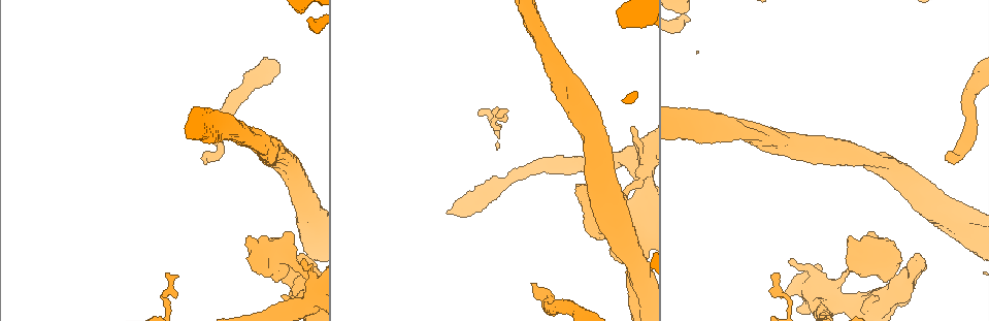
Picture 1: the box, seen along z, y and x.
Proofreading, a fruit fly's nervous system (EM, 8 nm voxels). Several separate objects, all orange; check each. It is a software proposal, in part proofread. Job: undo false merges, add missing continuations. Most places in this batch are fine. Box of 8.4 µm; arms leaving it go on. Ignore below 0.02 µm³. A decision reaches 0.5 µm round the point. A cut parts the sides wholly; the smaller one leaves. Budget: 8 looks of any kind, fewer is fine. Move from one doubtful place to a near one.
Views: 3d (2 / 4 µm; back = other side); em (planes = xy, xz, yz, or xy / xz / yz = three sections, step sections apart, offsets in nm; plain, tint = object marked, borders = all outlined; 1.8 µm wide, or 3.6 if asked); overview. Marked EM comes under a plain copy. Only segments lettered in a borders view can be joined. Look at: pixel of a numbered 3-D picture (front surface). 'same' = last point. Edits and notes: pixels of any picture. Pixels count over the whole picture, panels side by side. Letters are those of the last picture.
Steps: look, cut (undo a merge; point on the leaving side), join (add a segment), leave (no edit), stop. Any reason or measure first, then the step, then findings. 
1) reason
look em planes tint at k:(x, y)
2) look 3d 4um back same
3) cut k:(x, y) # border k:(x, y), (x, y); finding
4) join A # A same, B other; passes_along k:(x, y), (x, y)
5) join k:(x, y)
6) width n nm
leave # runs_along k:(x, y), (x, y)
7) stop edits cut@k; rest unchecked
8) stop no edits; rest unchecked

look 3d 4um at 1:(214, 141)

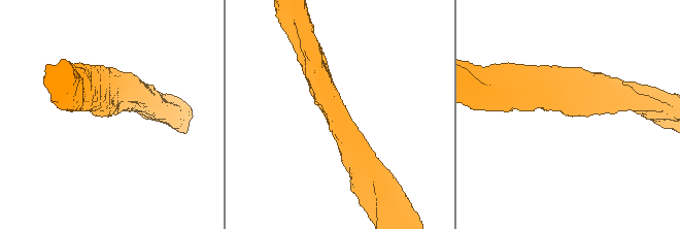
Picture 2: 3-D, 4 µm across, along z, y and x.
now the EM
look em planes tint at 2:(588, 114)

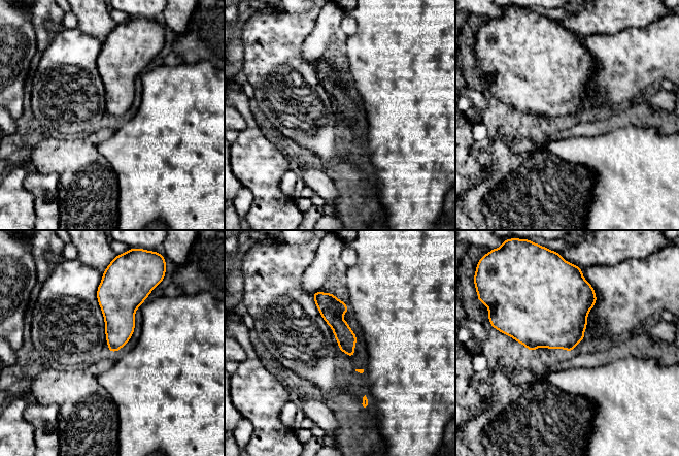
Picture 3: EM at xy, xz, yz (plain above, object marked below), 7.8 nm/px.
look em planes borders same

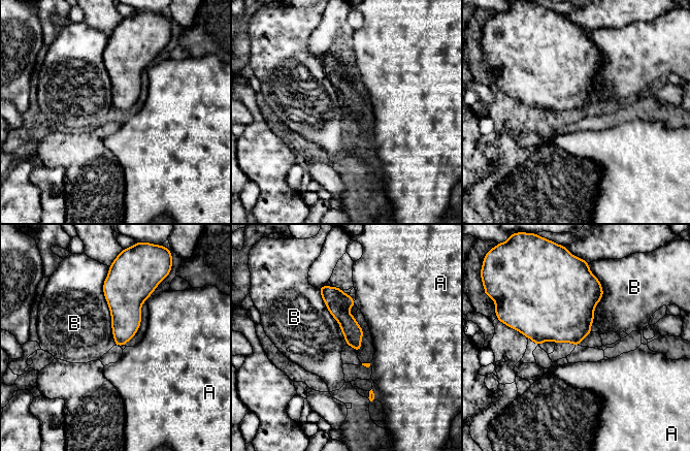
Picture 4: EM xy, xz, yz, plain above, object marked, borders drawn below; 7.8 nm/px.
leave # A other, B other; none of them fits

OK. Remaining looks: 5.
thick end
look em yz step 8 borders at 1:(847, 238)

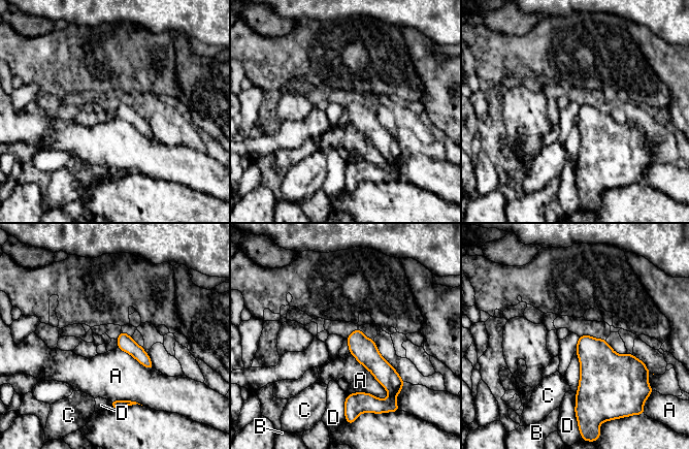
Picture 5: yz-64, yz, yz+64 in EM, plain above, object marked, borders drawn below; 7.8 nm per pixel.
look em planes borders same

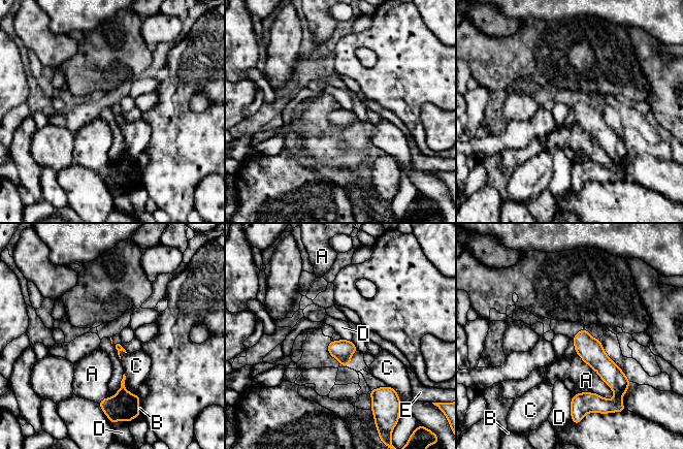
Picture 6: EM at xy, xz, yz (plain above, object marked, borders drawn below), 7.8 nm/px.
longest_contact A 460 nm
leave # A other, B other, C other, D other, E other; border 6:(573, 395), (570, 402), (570, 410); none of them fits

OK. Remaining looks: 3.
long arm stops here
look 3d 4um at 1:(531, 283)

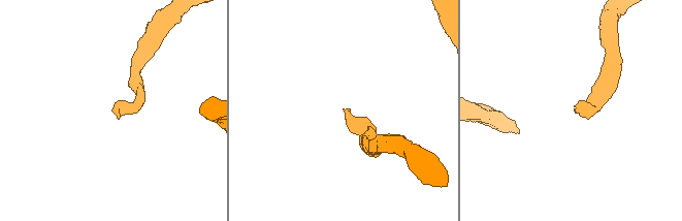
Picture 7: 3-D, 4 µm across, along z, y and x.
look em 3.6um xz step 4 tint at 7:(113, 110)

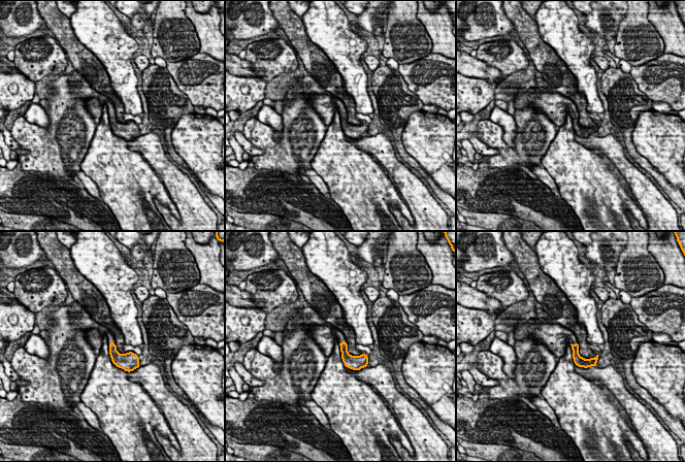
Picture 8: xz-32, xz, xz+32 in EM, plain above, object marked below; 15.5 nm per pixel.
another direction
look em 3.6um planes borders same

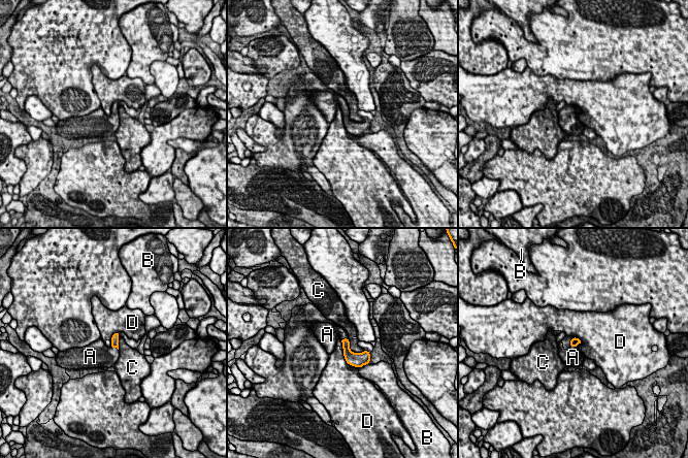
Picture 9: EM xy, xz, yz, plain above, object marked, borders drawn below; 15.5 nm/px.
join A # A same, B other, C other, D other; the neuron continues

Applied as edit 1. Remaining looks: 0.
stop edits join@9; rest unchecked

